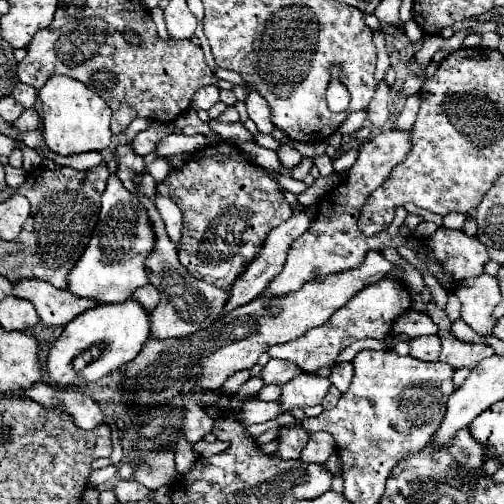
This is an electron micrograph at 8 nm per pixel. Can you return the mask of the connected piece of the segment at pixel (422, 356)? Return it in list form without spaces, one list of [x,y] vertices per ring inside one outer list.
[[[436,334],[432,336],[416,336],[410,340],[410,356],[426,362],[436,362],[440,356],[440,340]]]

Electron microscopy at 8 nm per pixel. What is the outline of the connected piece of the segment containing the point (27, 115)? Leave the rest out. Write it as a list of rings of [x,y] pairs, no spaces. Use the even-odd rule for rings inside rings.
[[[24,110],[12,126],[20,132],[30,132],[30,130],[36,130],[40,126],[40,118],[38,118],[36,110]]]

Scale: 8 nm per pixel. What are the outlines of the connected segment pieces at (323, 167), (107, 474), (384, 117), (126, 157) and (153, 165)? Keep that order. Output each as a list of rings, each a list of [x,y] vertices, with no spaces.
[[[324,154],[324,156],[318,156],[318,158],[314,160],[314,164],[318,166],[322,178],[326,178],[326,176],[330,176],[330,174],[334,172],[334,168],[332,168],[332,158],[326,156],[326,154]]]
[[[110,464],[110,466],[106,466],[106,468],[100,468],[100,470],[94,470],[94,472],[90,474],[88,486],[102,486],[102,484],[106,484],[108,480],[114,480],[116,472],[118,472],[118,468],[116,468],[114,464]]]
[[[380,80],[376,86],[376,94],[368,106],[368,118],[372,122],[372,126],[376,128],[384,128],[388,122],[388,98],[390,98],[390,86],[386,84],[386,80]]]
[[[128,144],[118,146],[116,148],[116,160],[118,160],[118,178],[122,180],[122,184],[130,190],[136,192],[136,182],[138,182],[138,174],[144,172],[144,158],[134,154],[132,148]]]
[[[156,158],[154,162],[150,162],[150,164],[146,166],[146,170],[154,176],[156,184],[160,184],[160,182],[170,174],[172,164],[170,164],[170,160],[168,160],[168,158]]]

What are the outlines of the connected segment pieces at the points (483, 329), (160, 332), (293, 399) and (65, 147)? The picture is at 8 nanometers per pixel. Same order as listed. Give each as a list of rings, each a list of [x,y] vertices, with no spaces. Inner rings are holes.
[[[476,276],[462,280],[454,294],[462,302],[462,320],[478,334],[492,334],[496,320],[492,318],[494,306],[502,300],[496,276]]]
[[[142,196],[142,204],[146,204],[146,210],[150,212],[150,220],[154,224],[154,232],[158,234],[158,244],[154,246],[152,256],[146,260],[146,266],[154,272],[154,276],[150,278],[150,284],[156,286],[156,290],[160,292],[160,304],[154,308],[150,316],[152,334],[156,334],[156,338],[160,340],[184,338],[212,326],[212,322],[218,318],[218,312],[222,310],[222,304],[226,304],[228,290],[220,290],[202,280],[194,280],[194,276],[190,276],[190,272],[186,272],[186,268],[180,264],[176,248],[164,230],[164,222],[156,206],[146,196]]]
[[[302,372],[300,376],[296,376],[294,380],[290,380],[282,386],[282,396],[280,396],[282,408],[286,412],[290,412],[296,406],[306,408],[306,406],[320,404],[322,398],[326,396],[328,388],[330,388],[328,378]]]
[[[52,76],[38,90],[38,96],[44,106],[44,142],[50,152],[72,156],[90,150],[100,152],[110,146],[110,106],[88,86],[68,76]]]

